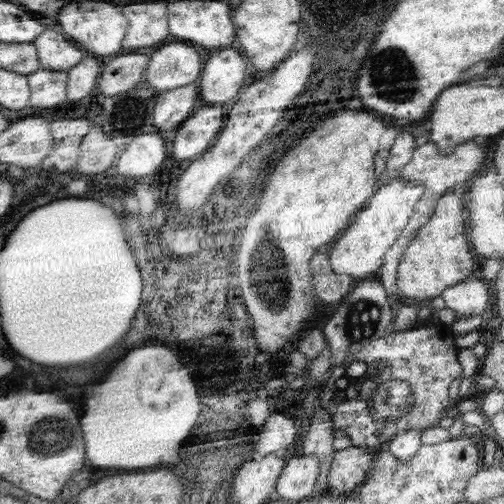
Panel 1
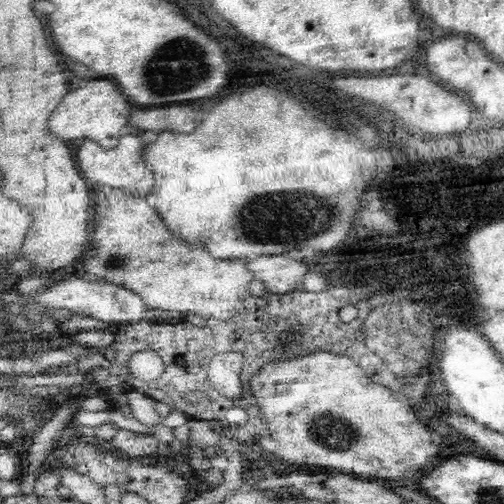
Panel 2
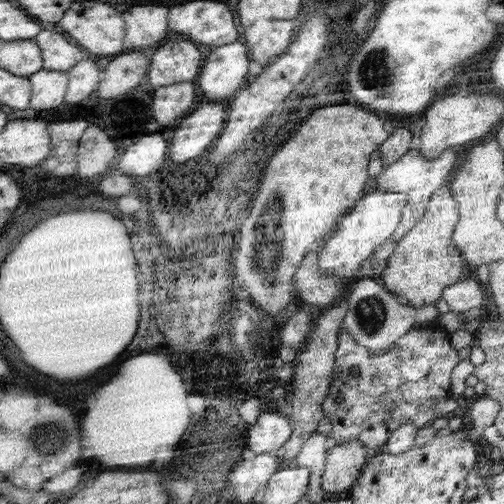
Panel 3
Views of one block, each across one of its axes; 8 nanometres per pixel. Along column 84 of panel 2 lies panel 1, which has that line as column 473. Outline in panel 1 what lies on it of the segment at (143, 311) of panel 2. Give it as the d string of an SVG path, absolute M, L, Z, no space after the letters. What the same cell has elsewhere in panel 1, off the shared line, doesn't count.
M469 278L461 284L449 286L441 294L445 308L453 310L457 318L483 316L489 304L489 290L481 278Z

